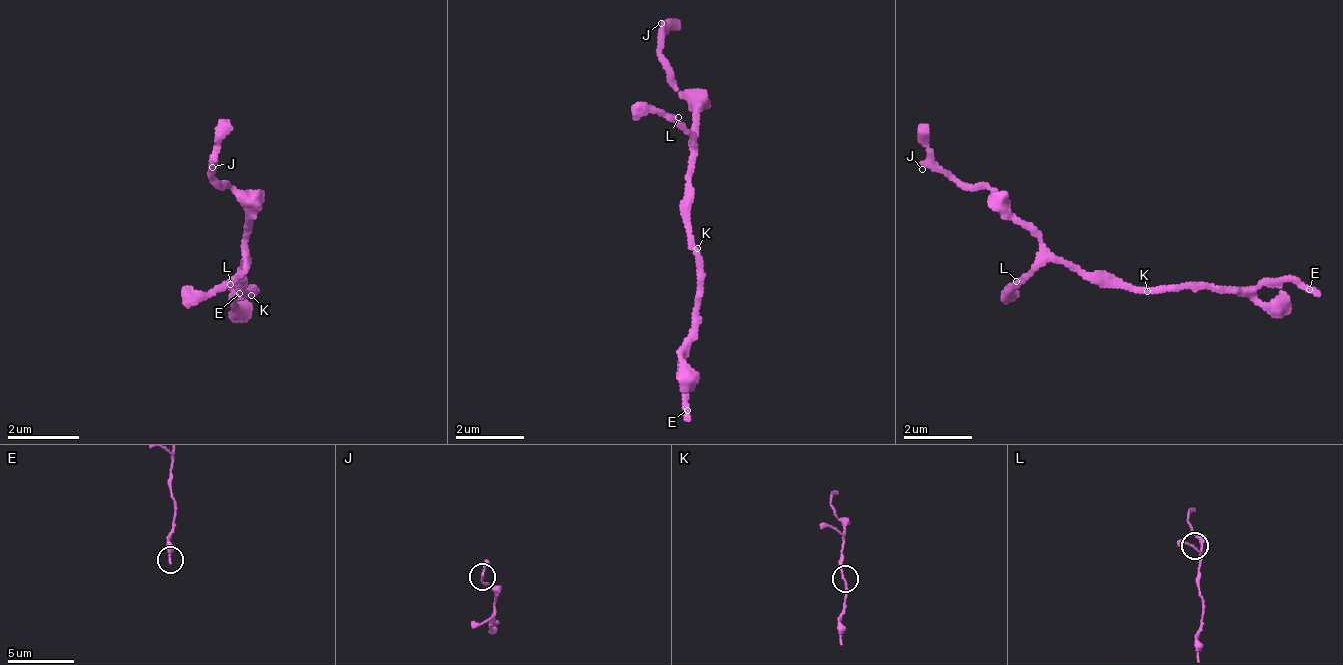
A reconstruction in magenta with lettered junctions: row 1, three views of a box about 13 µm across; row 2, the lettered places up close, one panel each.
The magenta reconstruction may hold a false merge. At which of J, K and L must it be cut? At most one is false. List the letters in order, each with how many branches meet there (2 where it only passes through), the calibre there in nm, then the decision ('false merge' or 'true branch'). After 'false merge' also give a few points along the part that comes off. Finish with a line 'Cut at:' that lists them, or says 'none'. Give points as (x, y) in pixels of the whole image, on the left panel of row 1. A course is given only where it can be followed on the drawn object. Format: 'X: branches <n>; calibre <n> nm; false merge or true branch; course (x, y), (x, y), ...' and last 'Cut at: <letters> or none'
J: branches 2; calibre 170 nm; true branch
K: branches 2; calibre 160 nm; true branch
L: branches 2; calibre 160 nm; true branch
Cut at: none

